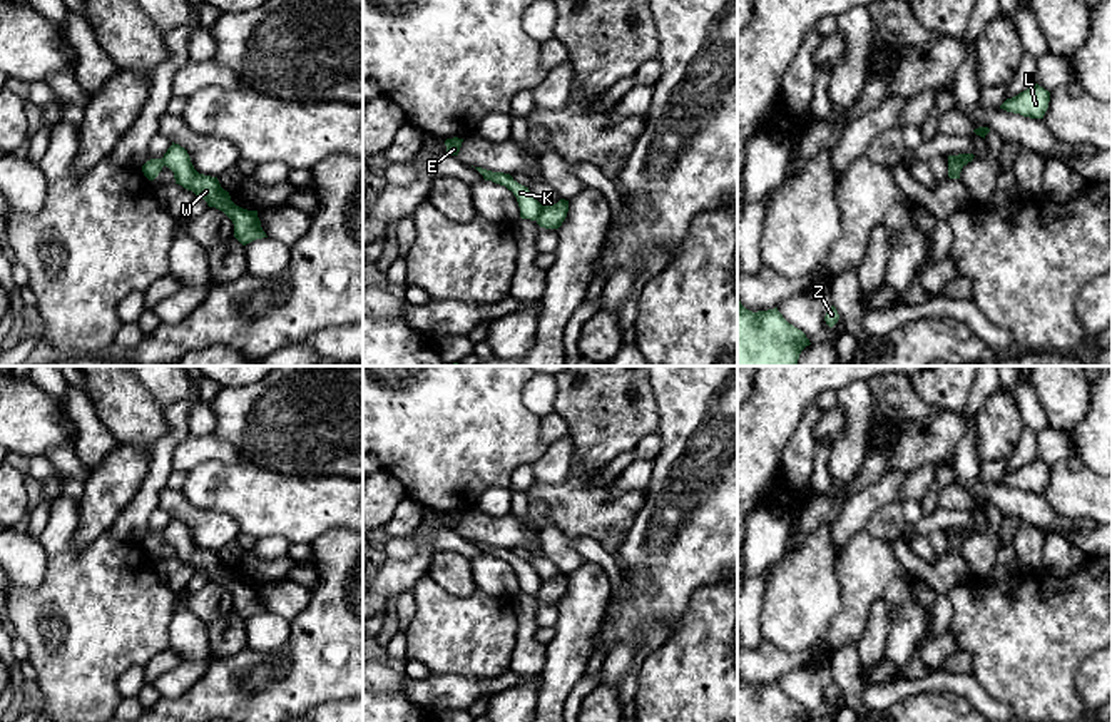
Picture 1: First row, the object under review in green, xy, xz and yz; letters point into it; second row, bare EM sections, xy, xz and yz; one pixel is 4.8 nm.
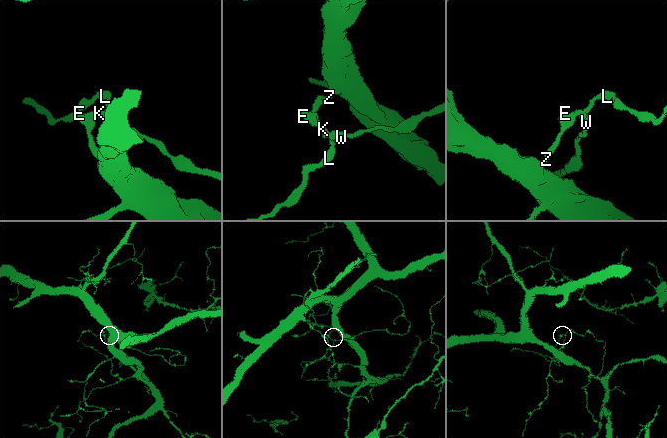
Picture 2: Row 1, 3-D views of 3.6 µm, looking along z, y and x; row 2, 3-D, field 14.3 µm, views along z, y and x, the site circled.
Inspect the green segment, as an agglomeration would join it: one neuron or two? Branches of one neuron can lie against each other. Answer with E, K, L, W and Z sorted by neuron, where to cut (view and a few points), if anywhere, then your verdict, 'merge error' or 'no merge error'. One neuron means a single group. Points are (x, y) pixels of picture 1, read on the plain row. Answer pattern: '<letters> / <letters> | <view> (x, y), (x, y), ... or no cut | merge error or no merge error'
E K Z / L W | xz (544, 580), (535, 594) | merge error

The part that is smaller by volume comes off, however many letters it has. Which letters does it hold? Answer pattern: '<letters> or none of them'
L, W

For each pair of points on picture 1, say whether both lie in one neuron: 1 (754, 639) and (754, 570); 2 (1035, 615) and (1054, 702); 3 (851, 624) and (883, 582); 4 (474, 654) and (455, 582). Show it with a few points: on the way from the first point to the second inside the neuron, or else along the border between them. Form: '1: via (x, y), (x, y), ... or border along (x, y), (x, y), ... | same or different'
1: via (754, 622), (754, 587) | same
2: via (1035, 637), (1037, 681) | same
3: via (855, 614), (873, 592) | same
4: border along (427, 577), (455, 595), (472, 595), (477, 590) | different

